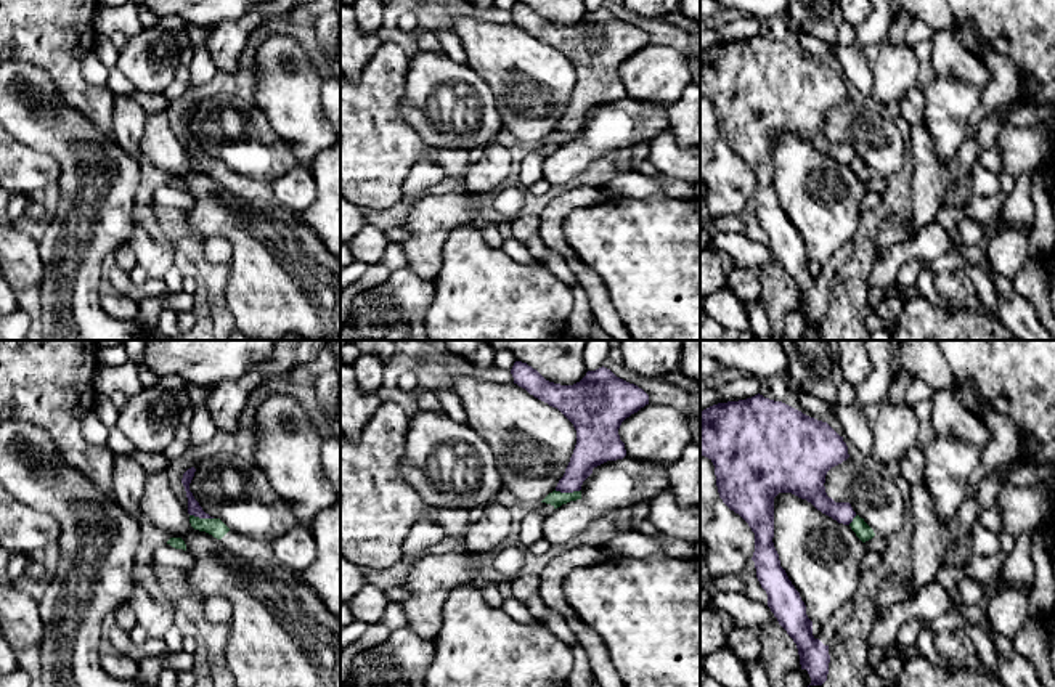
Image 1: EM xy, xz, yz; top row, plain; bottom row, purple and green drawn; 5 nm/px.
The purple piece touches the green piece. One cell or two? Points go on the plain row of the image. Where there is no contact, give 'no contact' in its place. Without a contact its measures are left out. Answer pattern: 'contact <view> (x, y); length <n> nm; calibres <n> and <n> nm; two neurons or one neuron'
contact xz (567, 132); length 130 nm; calibres 170 and 80 nm; two neurons

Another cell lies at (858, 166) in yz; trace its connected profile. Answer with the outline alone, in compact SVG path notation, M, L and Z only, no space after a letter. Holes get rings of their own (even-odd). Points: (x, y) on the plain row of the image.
M856 156L853 159L849 167L862 183L866 183L875 177L874 170L859 156Z

